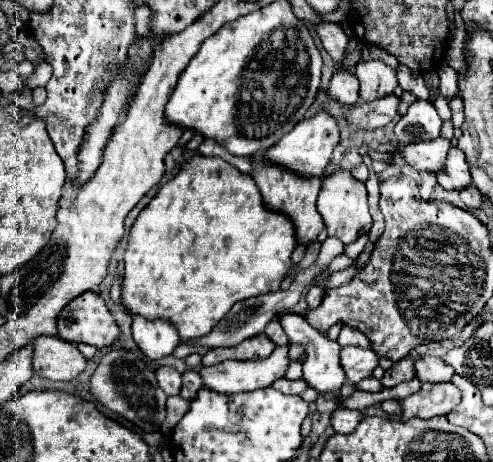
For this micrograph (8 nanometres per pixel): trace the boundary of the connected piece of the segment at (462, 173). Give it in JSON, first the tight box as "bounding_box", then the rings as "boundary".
{"bounding_box":[437,148,471,190],"boundary":[[[459,148],[449,150],[443,170],[437,172],[437,182],[445,190],[461,190],[461,188],[465,188],[465,184],[471,184],[467,160]]]}

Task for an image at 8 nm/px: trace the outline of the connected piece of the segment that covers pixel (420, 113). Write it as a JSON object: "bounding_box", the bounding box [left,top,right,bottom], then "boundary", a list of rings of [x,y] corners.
{"bounding_box":[395,100,443,142],"boundary":[[[415,100],[409,110],[395,124],[395,136],[399,142],[415,140],[435,140],[439,136],[443,120],[439,118],[435,106],[427,100]]]}

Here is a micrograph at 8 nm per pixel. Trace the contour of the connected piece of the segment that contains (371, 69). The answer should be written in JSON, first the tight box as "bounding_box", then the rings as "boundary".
{"bounding_box":[355,60,397,102],"boundary":[[[361,60],[355,66],[355,74],[361,82],[361,98],[365,102],[393,94],[397,88],[397,72],[379,60]]]}

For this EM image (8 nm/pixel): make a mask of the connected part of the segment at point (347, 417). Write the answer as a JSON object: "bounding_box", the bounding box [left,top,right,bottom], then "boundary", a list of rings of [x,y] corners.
{"bounding_box":[331,408,363,434],"boundary":[[[337,408],[331,414],[331,428],[339,434],[351,434],[355,430],[355,426],[359,424],[359,420],[363,418],[363,414],[359,410],[347,410],[347,408]]]}

